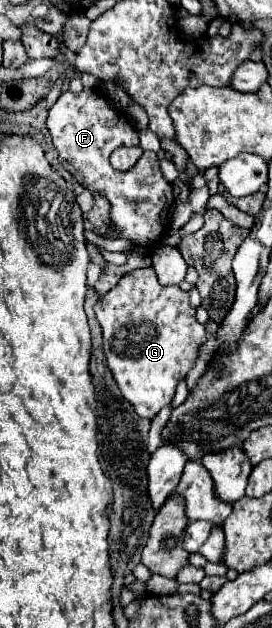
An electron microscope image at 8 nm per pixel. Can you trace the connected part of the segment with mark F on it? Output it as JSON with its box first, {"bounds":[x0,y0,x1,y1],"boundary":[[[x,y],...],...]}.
{"bounds":[47,88,173,248],"boundary":[[[85,88],[81,94],[67,90],[51,106],[47,130],[51,134],[53,146],[59,152],[59,162],[63,162],[63,166],[75,176],[79,184],[83,184],[87,190],[101,190],[111,202],[109,234],[113,234],[113,238],[127,238],[139,248],[147,248],[153,238],[161,242],[169,228],[173,188],[165,180],[157,156],[153,152],[145,152],[127,172],[117,172],[111,164],[103,164],[109,162],[109,156],[115,148],[139,144],[139,132],[131,126],[123,112],[113,110],[105,96],[97,90]]]}

